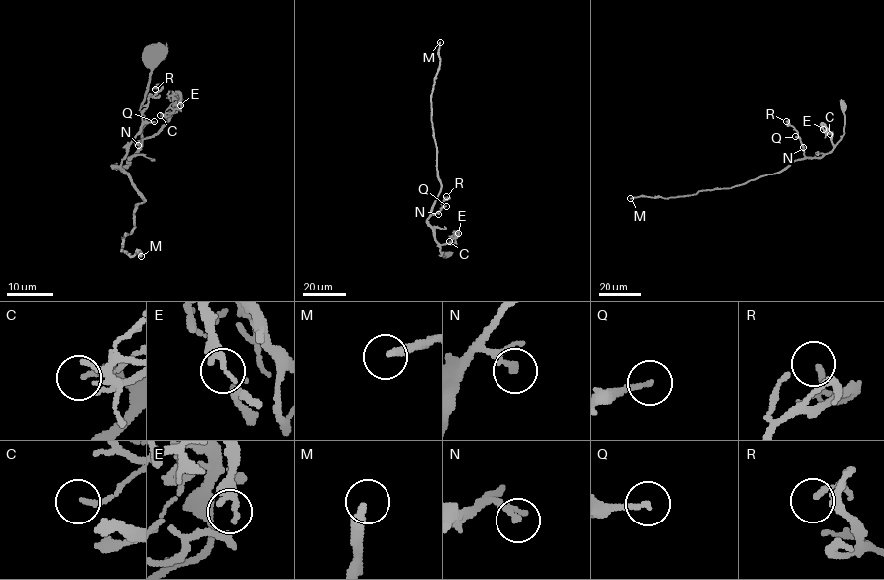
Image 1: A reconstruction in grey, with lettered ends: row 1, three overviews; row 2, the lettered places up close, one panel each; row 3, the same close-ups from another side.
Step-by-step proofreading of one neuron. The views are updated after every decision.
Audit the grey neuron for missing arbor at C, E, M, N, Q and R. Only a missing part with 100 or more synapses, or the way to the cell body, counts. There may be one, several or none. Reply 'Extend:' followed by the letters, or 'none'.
Extend: M

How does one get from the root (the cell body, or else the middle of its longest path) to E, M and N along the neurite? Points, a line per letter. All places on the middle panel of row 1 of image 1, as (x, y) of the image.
E: (446, 255), (439, 255), (440, 246), (454, 243), (458, 233)
M: (446, 255), (439, 255), (440, 246), (427, 220), (441, 189), (431, 104), (439, 65), (440, 42)
N: (446, 255), (439, 255), (440, 246), (427, 220), (431, 214), (438, 214)

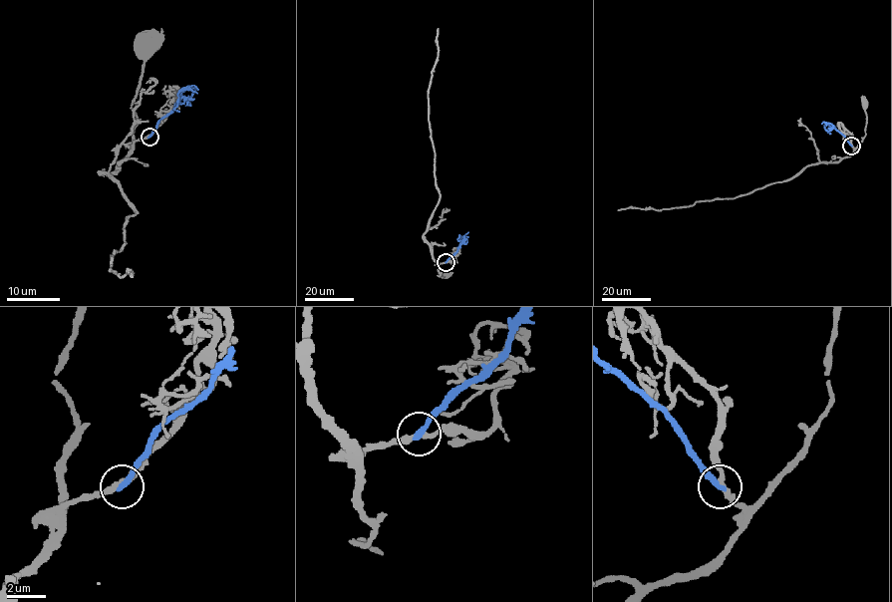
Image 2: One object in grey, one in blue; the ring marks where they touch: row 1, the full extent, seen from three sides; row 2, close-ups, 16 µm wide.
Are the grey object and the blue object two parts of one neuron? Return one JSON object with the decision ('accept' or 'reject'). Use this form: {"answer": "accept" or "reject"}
{"answer": "reject"}

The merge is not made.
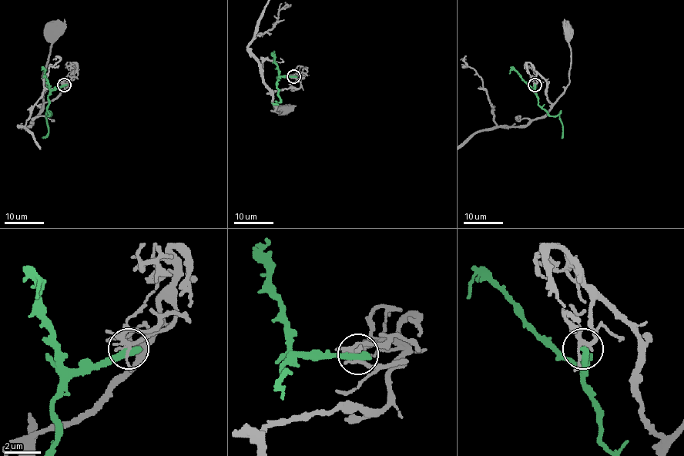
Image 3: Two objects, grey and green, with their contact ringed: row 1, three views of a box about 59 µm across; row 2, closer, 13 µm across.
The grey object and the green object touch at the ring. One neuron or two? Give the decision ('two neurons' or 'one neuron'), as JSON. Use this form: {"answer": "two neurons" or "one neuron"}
{"answer": "two neurons"}

